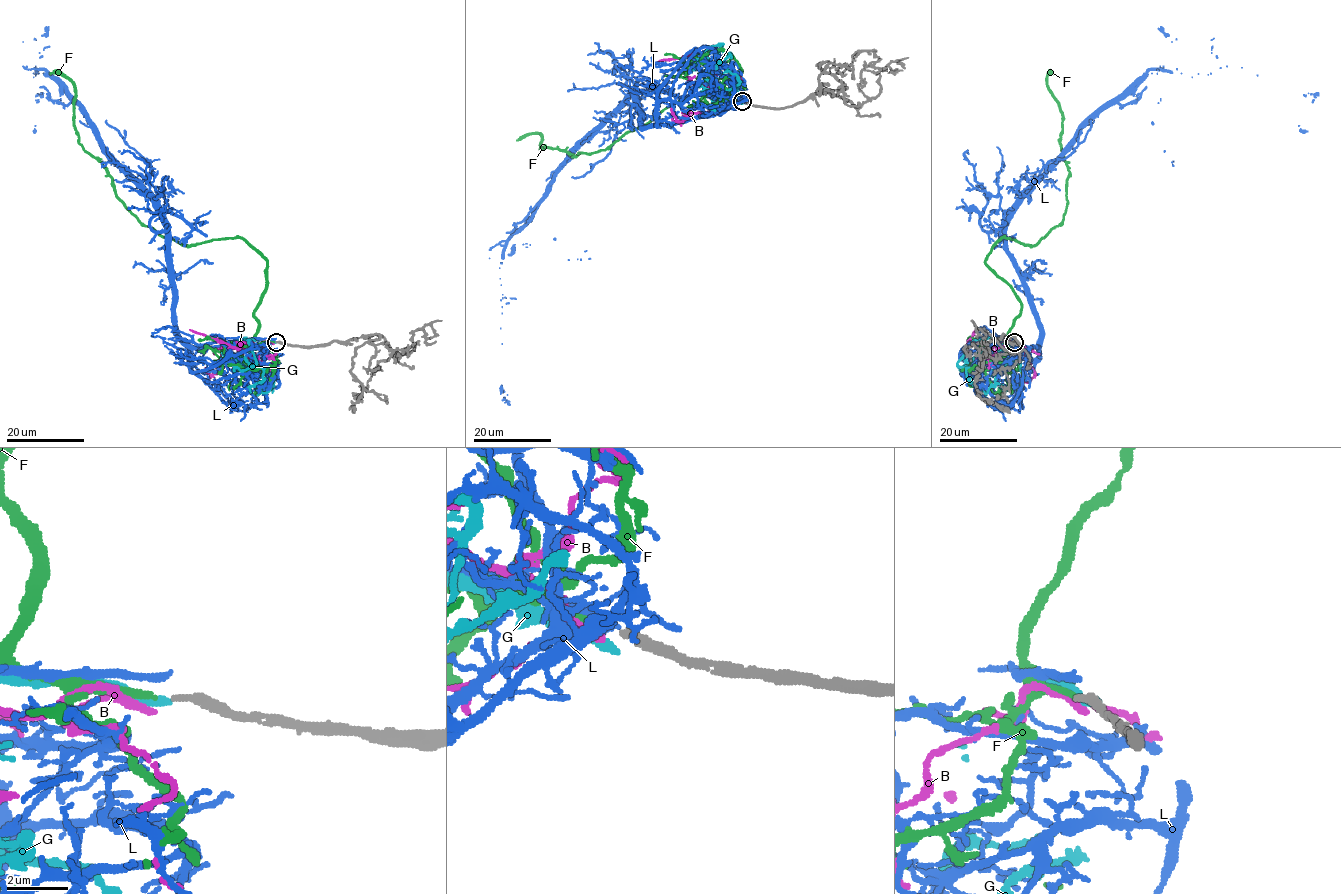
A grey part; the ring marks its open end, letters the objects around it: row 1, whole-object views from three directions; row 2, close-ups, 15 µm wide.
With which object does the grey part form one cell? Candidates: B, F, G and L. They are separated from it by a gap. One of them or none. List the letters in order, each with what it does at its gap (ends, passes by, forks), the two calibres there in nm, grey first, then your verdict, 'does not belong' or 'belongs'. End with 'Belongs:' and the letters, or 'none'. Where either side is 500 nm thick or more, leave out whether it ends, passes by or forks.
B: it ends; calibres 240 and 280 nm; does not belong
F: it ends; calibres 240 and 200 nm; belongs
G: it ends; calibres 240 and 360 nm; does not belong
L: it ends; calibres 240 and 340 nm; does not belong
Belongs: F

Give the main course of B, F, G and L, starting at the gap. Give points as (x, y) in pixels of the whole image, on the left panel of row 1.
B: (273, 343), (266, 340), (256, 344), (242, 342), (238, 348), (231, 347), (189, 330)
F: (273, 342), (254, 315), (267, 261), (240, 238), (182, 245), (145, 226), (79, 142), (72, 82), (50, 74)
G: (274, 342), (242, 339), (248, 339), (255, 364), (240, 370), (221, 352)
L: (275, 339), (190, 346), (180, 336), (160, 210), (68, 91), (35, 67), (34, 131)

